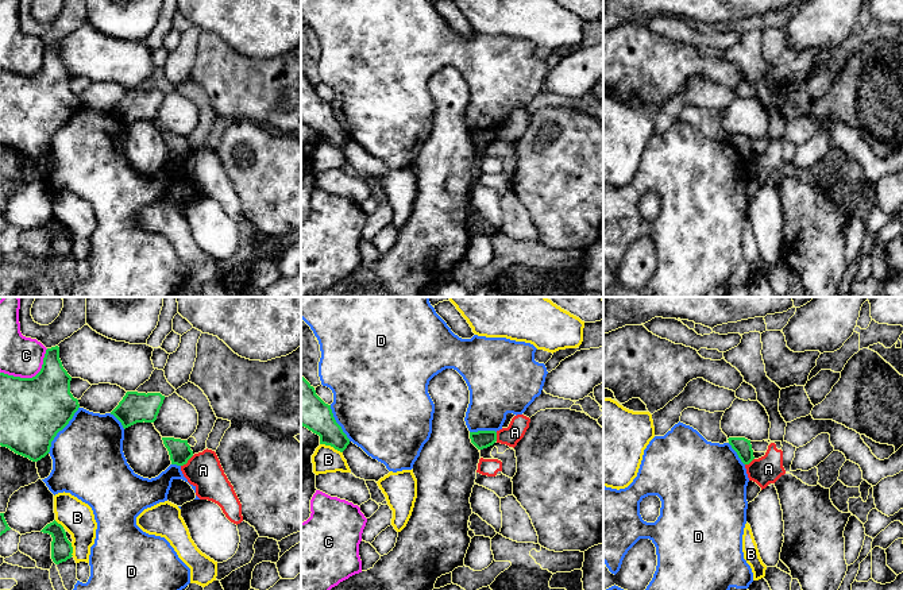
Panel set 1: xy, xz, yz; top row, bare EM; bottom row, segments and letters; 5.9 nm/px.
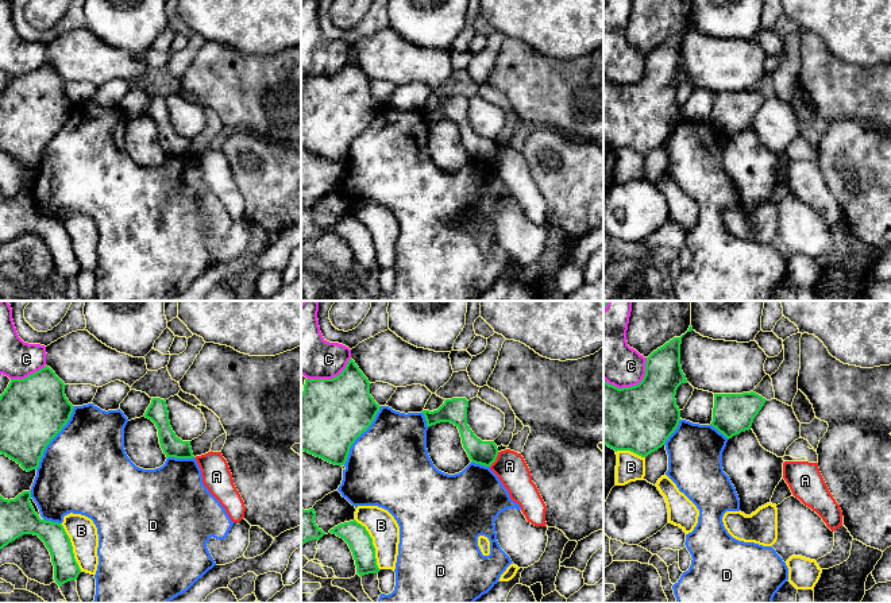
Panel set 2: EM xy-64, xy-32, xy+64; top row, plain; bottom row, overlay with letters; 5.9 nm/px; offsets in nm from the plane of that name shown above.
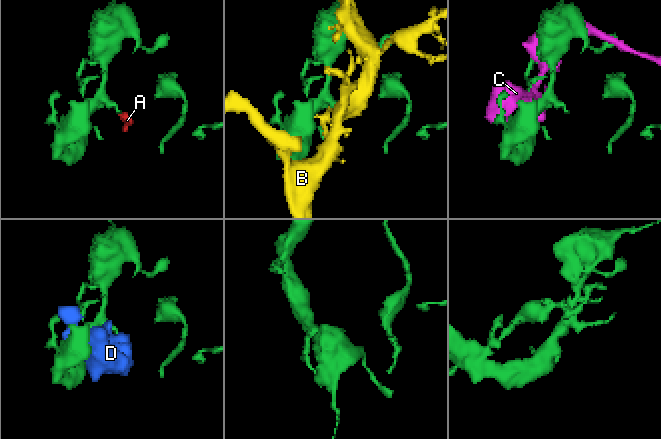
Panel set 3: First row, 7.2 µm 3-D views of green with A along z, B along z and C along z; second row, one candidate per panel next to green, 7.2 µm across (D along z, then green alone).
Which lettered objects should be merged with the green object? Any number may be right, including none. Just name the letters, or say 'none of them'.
none of them

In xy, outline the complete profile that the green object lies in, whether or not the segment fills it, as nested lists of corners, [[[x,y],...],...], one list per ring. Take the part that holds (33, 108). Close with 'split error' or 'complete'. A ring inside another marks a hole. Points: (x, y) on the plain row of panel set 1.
[[[59,45],[46,47],[40,69],[32,76],[0,70],[0,143],[38,159],[50,150],[51,139],[78,108],[70,90],[72,74],[59,57]]]; complete

